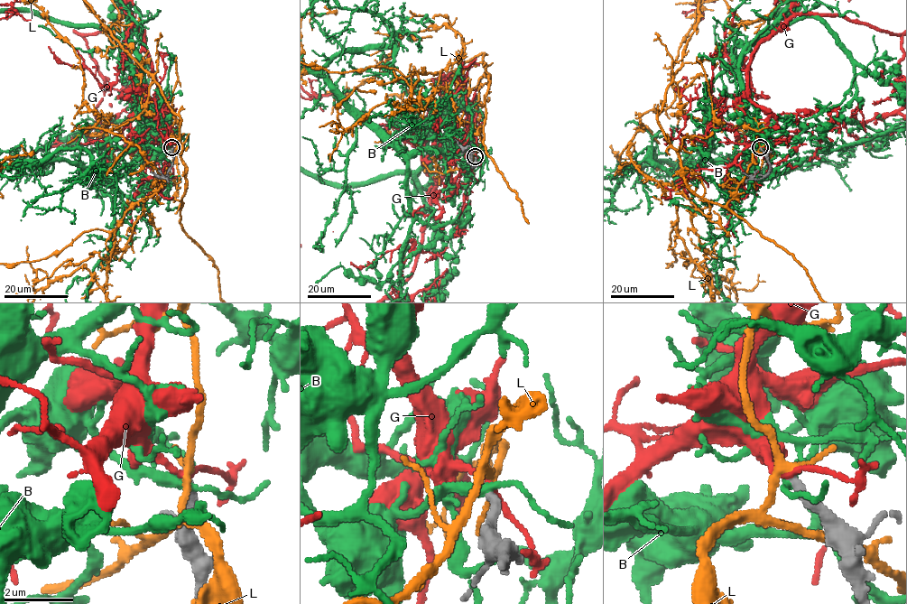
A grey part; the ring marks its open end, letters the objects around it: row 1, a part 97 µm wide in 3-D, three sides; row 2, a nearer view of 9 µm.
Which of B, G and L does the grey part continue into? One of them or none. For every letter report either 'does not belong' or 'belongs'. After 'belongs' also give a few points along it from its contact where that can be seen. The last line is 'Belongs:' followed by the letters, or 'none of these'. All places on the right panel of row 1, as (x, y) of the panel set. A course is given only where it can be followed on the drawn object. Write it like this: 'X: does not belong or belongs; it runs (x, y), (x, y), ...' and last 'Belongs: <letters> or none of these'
B: does not belong
G: does not belong
L: does not belong
Belongs: none of these

